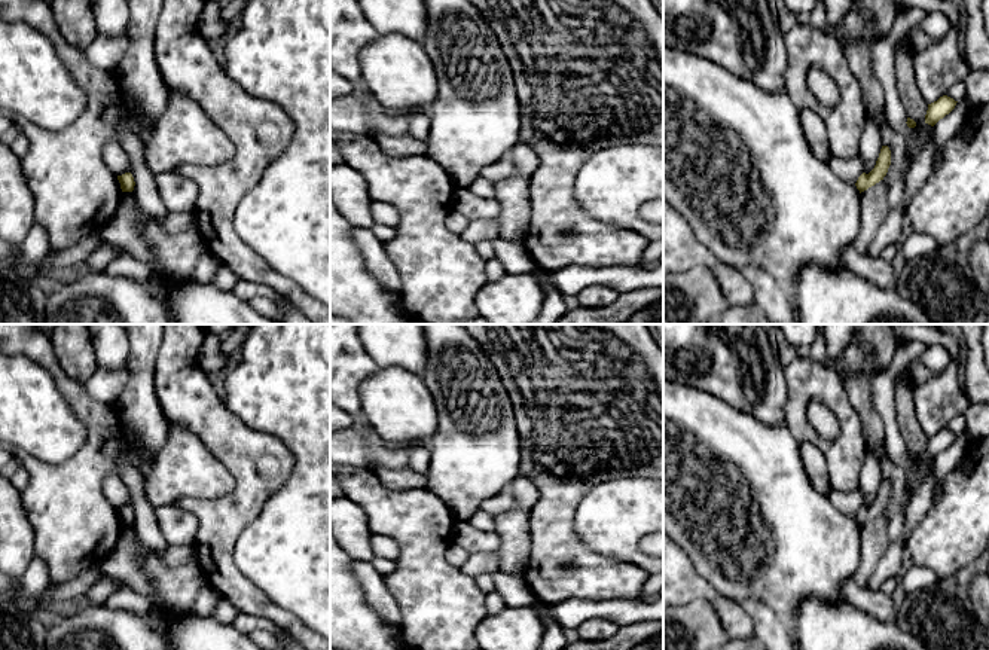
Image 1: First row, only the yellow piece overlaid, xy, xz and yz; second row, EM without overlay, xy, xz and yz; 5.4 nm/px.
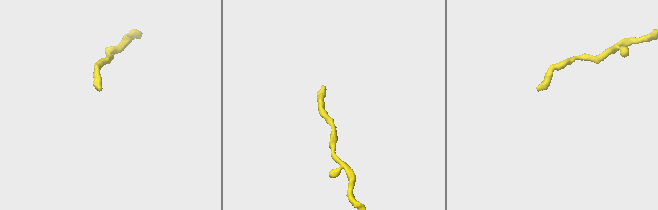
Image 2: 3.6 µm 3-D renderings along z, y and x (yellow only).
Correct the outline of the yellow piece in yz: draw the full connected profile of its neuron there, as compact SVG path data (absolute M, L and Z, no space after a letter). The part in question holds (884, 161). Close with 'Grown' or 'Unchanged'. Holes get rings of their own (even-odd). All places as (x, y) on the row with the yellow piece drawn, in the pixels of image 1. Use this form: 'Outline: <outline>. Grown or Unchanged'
Outline: M882 146L874 168L869 174L863 173L855 183L860 193L883 180L889 165L891 165L891 150L888 146Z. Unchanged

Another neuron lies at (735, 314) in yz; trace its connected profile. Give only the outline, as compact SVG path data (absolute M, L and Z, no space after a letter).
M718 263L712 268L729 308L718 324L772 324L761 308L753 302L753 284L733 266Z

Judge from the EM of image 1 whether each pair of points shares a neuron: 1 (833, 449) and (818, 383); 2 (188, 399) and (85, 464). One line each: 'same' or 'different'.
1: same
2: different

